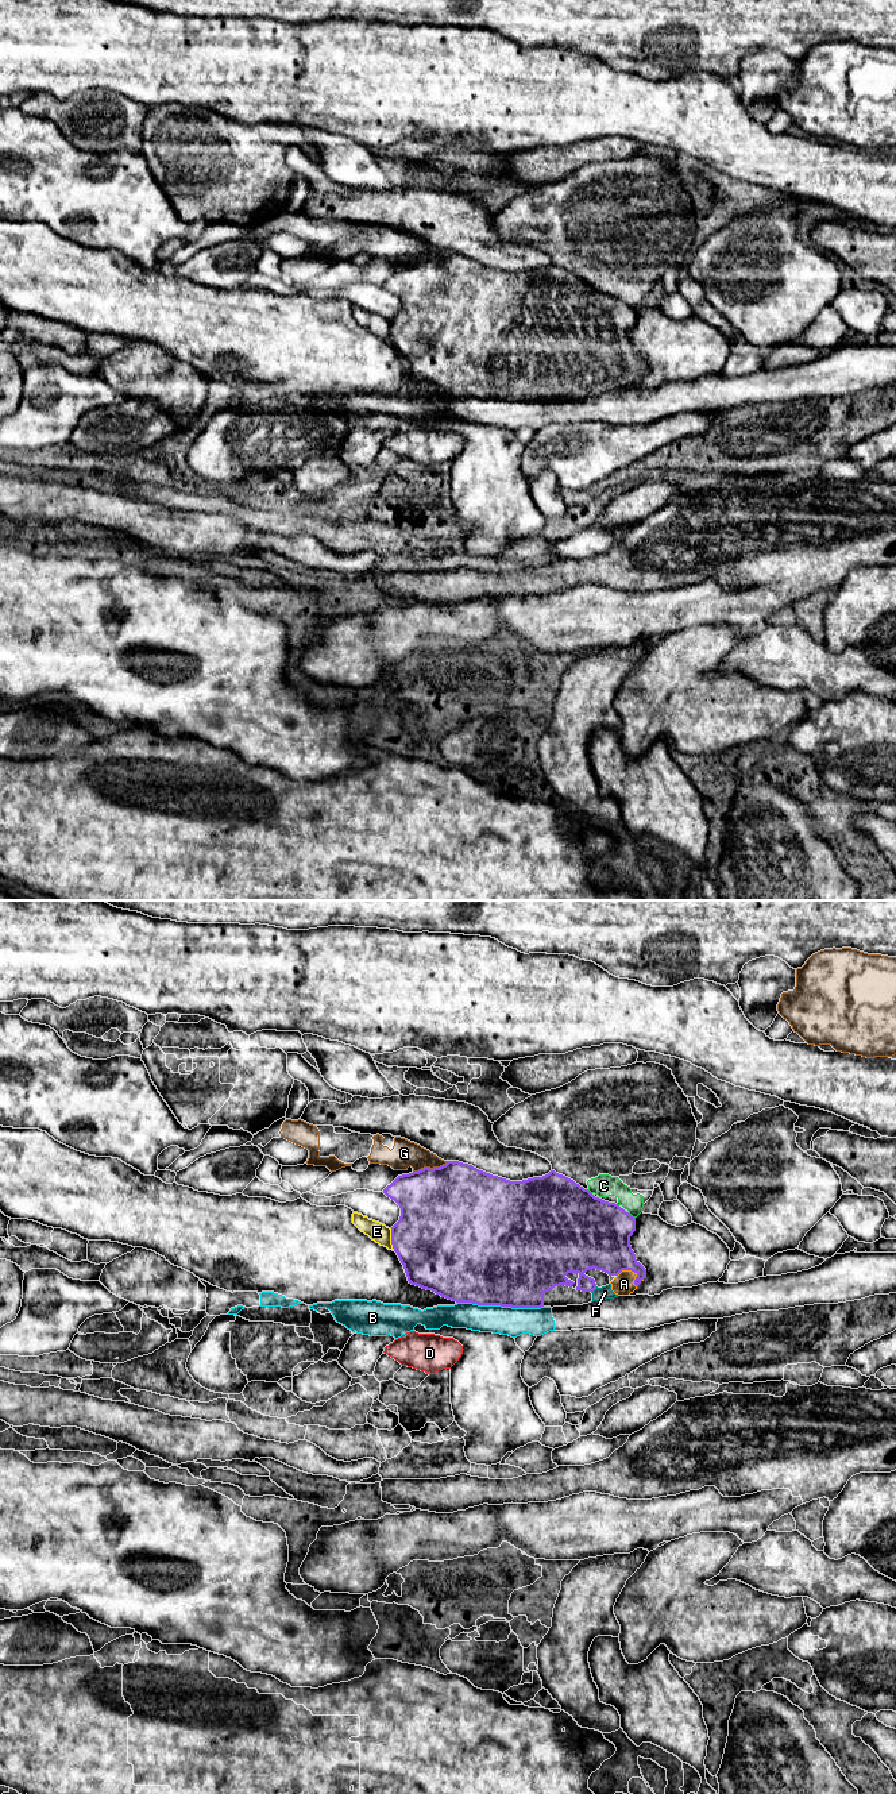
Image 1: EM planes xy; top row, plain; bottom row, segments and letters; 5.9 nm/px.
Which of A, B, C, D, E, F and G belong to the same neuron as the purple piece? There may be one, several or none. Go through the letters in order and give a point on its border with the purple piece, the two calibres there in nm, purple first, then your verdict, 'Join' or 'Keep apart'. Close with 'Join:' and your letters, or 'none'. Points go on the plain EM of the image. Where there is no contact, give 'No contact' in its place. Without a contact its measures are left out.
A: Touches purple at xy (633, 363). Thickness 320 nm (purple) against 130 nm. Join
B: Touches purple at xy (501, 398). Thickness 500 nm (purple) against 170 nm. Keep apart
C: Touches purple at xy (630, 308). Thickness 420 nm (purple) against 140 nm. Keep apart
D: Touches purple at xy (429, 466). Thickness 20 nm (purple) against 240 nm. Join
E: Touches purple at xy (392, 332). Thickness 480 nm (purple) against 110 nm. Keep apart
F: Touches purple at xy (594, 382). Thickness 260 nm (purple) against 80 nm. Join
G: Touches purple at xy (429, 261). Thickness 480 nm (purple) against 160 nm. Keep apart
Join: A, D, F

